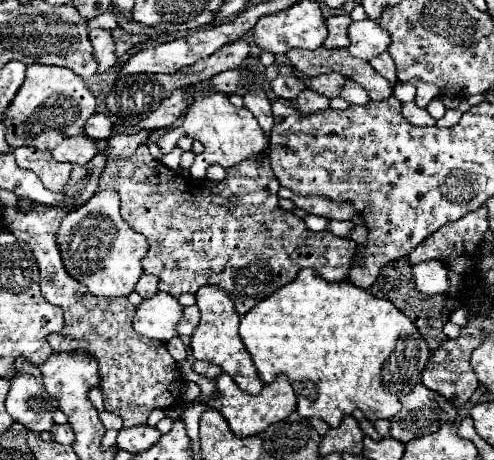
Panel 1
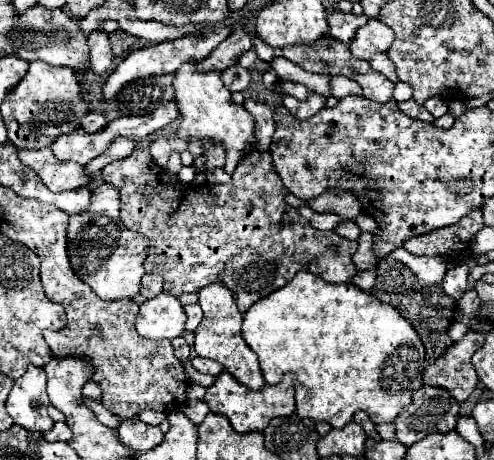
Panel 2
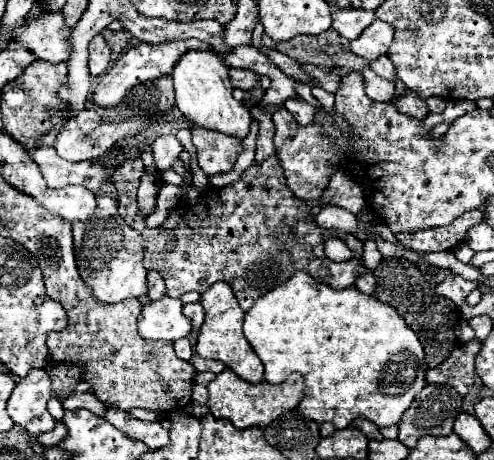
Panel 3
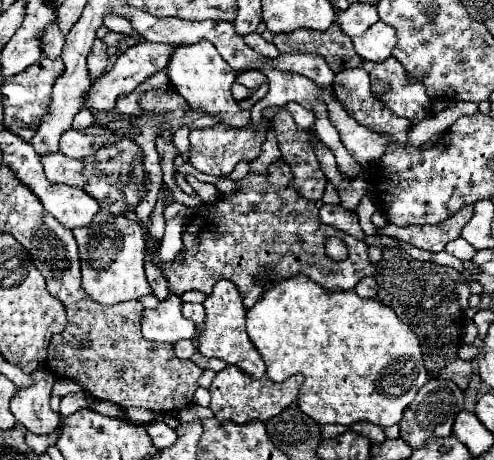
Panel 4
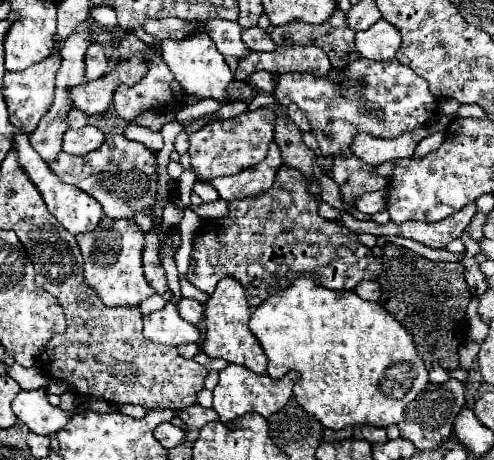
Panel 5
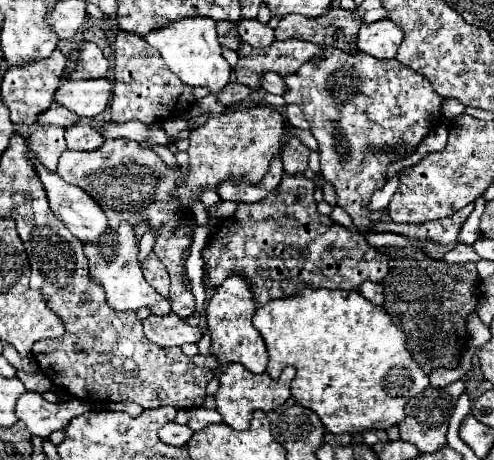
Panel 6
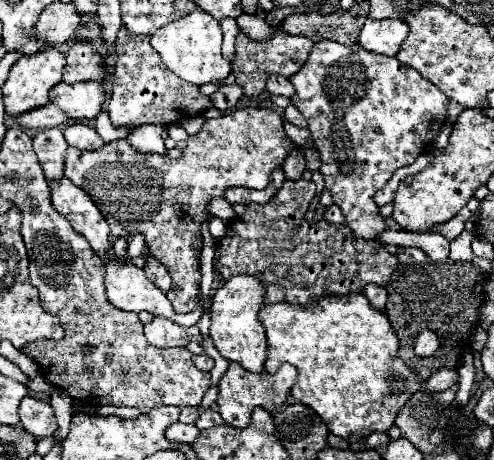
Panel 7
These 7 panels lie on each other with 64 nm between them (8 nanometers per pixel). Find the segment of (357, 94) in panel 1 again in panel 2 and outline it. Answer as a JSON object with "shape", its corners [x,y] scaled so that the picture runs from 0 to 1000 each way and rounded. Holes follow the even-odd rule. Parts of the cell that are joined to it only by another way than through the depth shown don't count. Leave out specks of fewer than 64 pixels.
{"shape":[[[672,170],[668,174],[668,196],[672,196],[672,209],[680,213],[692,213],[692,209],[704,209],[704,204],[725,204],[733,209],[733,191],[725,187],[725,178],[709,174],[709,170]]]}

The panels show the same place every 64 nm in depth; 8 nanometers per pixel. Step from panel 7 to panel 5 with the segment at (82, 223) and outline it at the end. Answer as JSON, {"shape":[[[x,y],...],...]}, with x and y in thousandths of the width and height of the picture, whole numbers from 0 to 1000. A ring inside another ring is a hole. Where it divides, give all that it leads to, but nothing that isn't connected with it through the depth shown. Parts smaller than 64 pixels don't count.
{"shape":[[[32,287],[32,296],[28,296],[28,322],[36,326],[40,361],[57,374],[61,391],[73,400],[73,409],[77,409],[81,422],[89,426],[89,439],[93,439],[101,465],[105,465],[142,509],[158,513],[158,509],[170,509],[170,504],[190,504],[190,500],[202,491],[202,478],[211,474],[206,448],[202,448],[186,426],[178,426],[174,417],[166,417],[162,409],[146,409],[146,404],[130,400],[126,391],[117,391],[117,383],[105,383],[105,374],[97,374],[97,357],[93,357],[89,348],[81,348],[81,339],[77,339],[77,335],[69,330],[69,322],[61,317],[53,291]]]}

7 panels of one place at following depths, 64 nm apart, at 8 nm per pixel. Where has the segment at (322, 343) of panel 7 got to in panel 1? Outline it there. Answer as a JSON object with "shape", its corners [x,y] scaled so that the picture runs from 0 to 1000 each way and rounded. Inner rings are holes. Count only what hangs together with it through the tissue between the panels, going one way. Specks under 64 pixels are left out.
{"shape":[[[632,583],[607,587],[595,613],[571,622],[494,683],[486,735],[510,770],[530,830],[547,835],[563,813],[579,813],[603,861],[603,900],[611,909],[652,909],[672,930],[688,926],[688,913],[721,887],[729,887],[749,917],[769,909],[789,913],[810,891],[810,861],[822,861],[850,835],[854,804],[870,778],[846,713],[802,665],[709,613],[660,613]]]}

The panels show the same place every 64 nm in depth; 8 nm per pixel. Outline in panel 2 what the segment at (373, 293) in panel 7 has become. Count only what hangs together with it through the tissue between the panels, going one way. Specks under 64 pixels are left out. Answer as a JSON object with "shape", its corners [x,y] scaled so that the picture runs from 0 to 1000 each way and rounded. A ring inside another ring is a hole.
{"shape":[[[741,587],[741,591],[725,591],[717,604],[713,604],[713,617],[725,622],[729,630],[749,630],[759,617],[761,596],[753,587]]]}

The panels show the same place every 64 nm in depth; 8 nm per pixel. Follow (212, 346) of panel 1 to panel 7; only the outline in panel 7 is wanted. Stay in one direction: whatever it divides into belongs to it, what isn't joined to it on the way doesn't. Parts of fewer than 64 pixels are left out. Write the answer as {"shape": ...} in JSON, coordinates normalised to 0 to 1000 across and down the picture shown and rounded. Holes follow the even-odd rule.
{"shape":[[[474,600],[429,648],[425,735],[437,761],[466,787],[482,787],[502,809],[530,809],[538,783],[538,730],[522,678],[534,665],[534,617],[518,600]]]}

